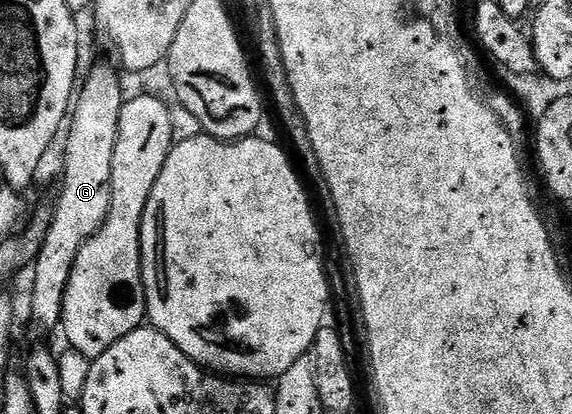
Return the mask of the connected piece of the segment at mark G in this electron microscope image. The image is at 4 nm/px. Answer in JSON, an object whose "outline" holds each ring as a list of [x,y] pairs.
{"outline":[[[101,67],[86,79],[84,76],[71,107],[71,118],[64,136],[65,176],[61,179],[61,196],[57,199],[57,207],[52,208],[53,220],[47,229],[43,249],[31,268],[33,300],[29,307],[33,310],[34,325],[45,331],[60,324],[61,306],[75,259],[85,242],[101,228],[113,204],[111,165],[119,137],[121,109],[127,102],[127,95],[121,92],[118,68],[114,67]]]}

